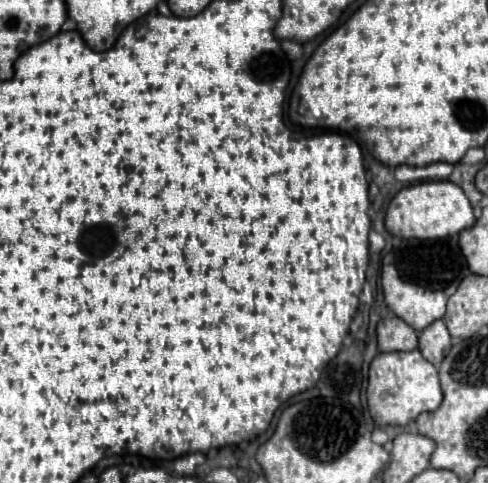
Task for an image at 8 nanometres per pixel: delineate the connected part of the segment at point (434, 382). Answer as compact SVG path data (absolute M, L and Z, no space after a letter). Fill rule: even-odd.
M419 350L411 352L379 352L369 368L367 402L371 418L377 426L405 426L413 422L421 412L437 410L443 402L443 390L439 384L437 368L427 362Z

